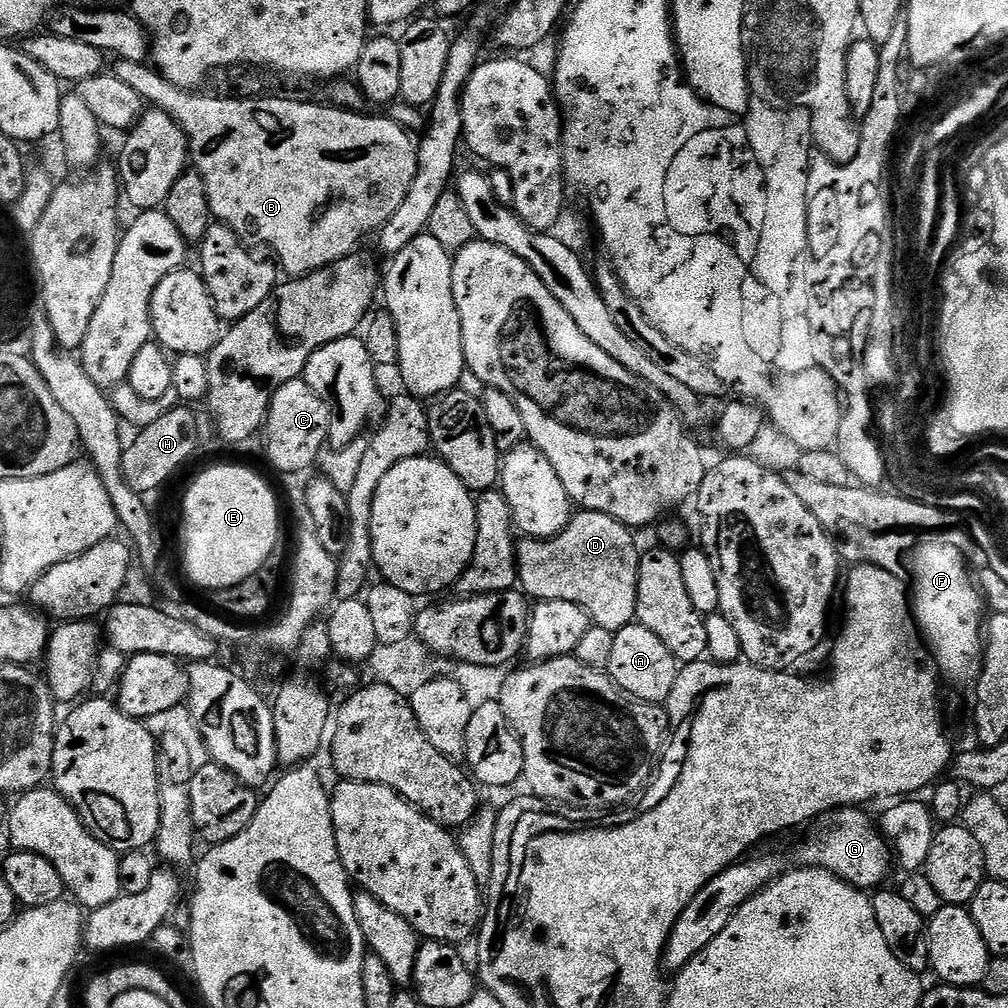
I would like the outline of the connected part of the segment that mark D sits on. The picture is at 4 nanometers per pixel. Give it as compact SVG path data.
M577 511L556 536L548 540L524 538L516 545L518 584L533 601L574 602L588 612L593 625L620 632L636 620L638 570L642 559L633 533L614 518Z

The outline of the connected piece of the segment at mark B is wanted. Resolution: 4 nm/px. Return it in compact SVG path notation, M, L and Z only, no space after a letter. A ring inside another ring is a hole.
M122 59L115 61L116 68L114 74L126 86L134 86L134 94L138 94L144 100L145 105L153 109L160 109L169 115L170 118L185 132L190 150L190 164L195 171L202 174L202 182L206 182L206 194L208 195L208 205L213 217L221 225L227 226L241 237L253 236L256 240L261 240L264 244L272 247L275 263L281 269L284 268L292 278L308 276L319 268L327 268L329 264L338 262L346 256L353 255L360 244L363 236L375 233L384 227L384 224L402 206L406 194L416 177L416 154L417 145L412 144L409 129L401 124L395 124L387 115L368 116L364 112L349 112L347 108L338 108L324 104L303 104L300 100L264 100L265 98L228 98L223 100L220 96L200 96L199 91L179 88L171 84L161 72L147 63L126 62Z

